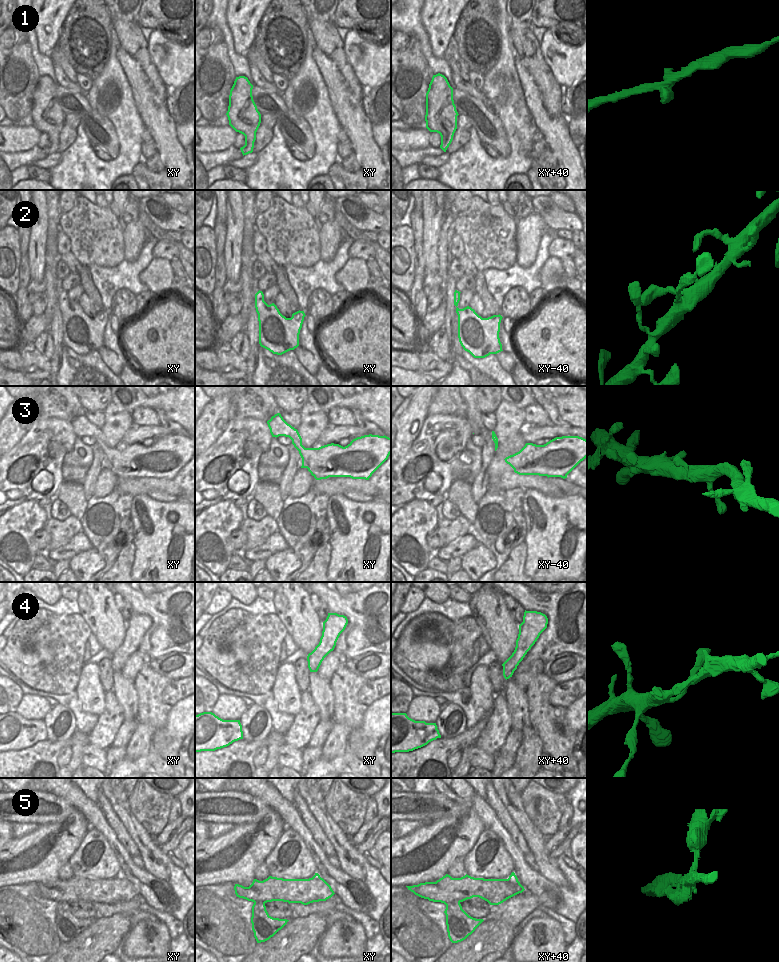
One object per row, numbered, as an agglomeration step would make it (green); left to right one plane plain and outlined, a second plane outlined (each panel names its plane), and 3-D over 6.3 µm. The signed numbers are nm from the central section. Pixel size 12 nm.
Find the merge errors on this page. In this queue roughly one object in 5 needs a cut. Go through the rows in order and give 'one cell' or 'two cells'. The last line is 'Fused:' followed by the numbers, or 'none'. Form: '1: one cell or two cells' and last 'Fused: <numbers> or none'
1: one cell
2: one cell
3: one cell
4: two cells
5: two cells
Fused: 4, 5

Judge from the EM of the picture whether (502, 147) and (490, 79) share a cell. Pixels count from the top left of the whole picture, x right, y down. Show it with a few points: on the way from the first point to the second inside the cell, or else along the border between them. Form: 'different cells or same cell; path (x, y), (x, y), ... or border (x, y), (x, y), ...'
different cells; border (495, 114), (501, 121), (506, 135)

